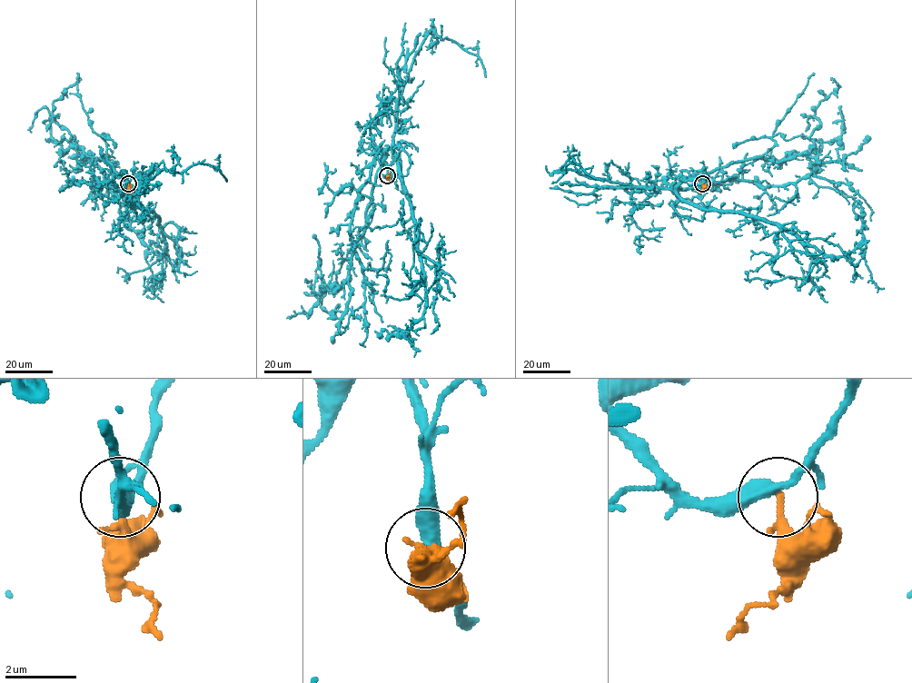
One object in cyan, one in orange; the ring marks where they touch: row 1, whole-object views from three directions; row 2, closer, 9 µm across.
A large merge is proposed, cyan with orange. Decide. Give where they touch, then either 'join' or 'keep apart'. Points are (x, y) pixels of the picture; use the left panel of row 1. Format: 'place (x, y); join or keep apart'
place (128, 183); join

